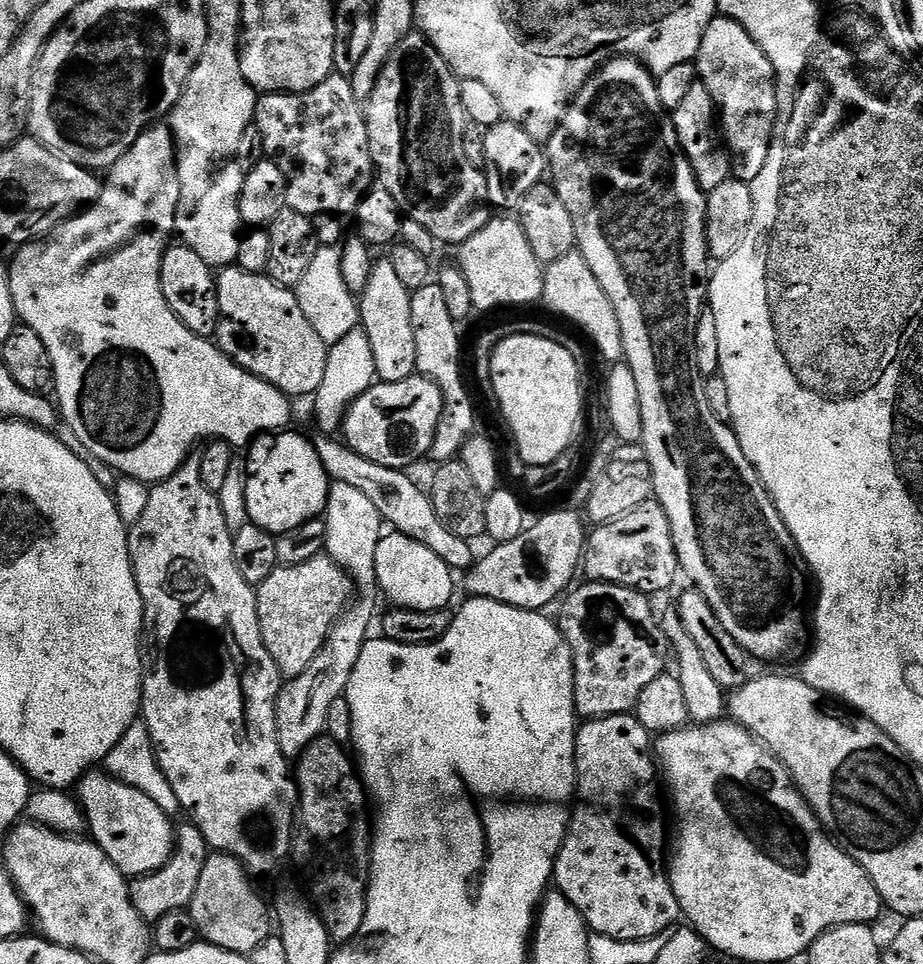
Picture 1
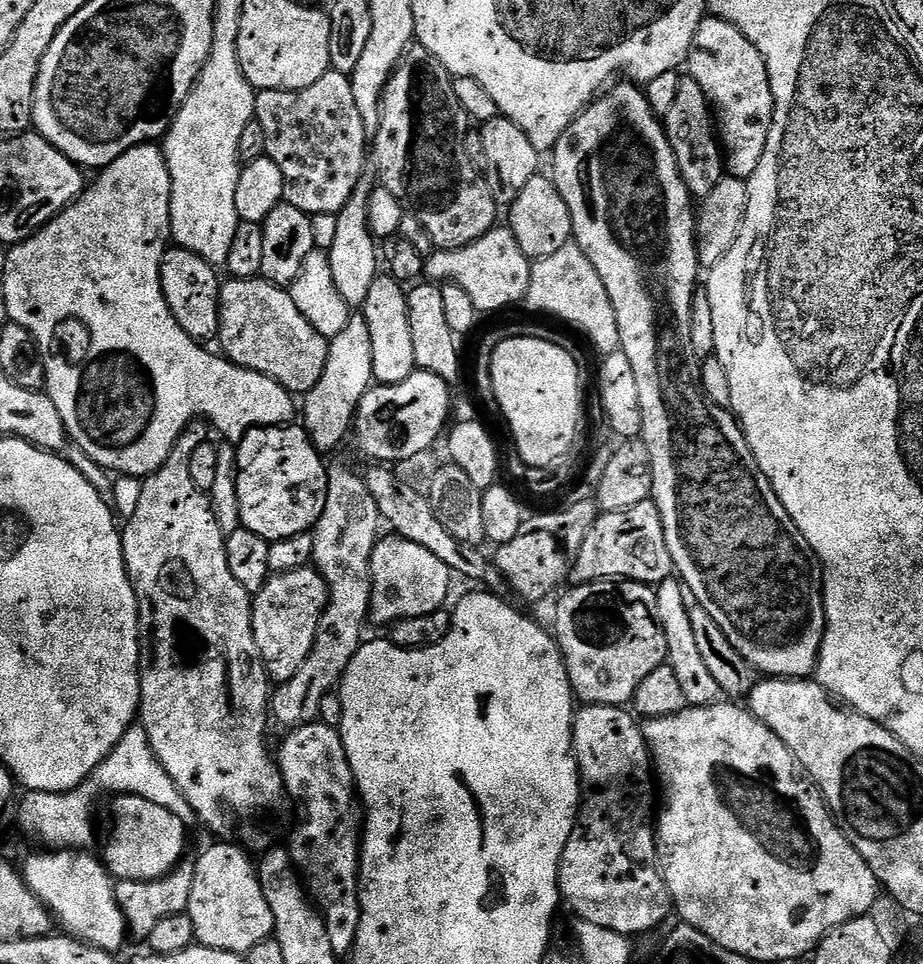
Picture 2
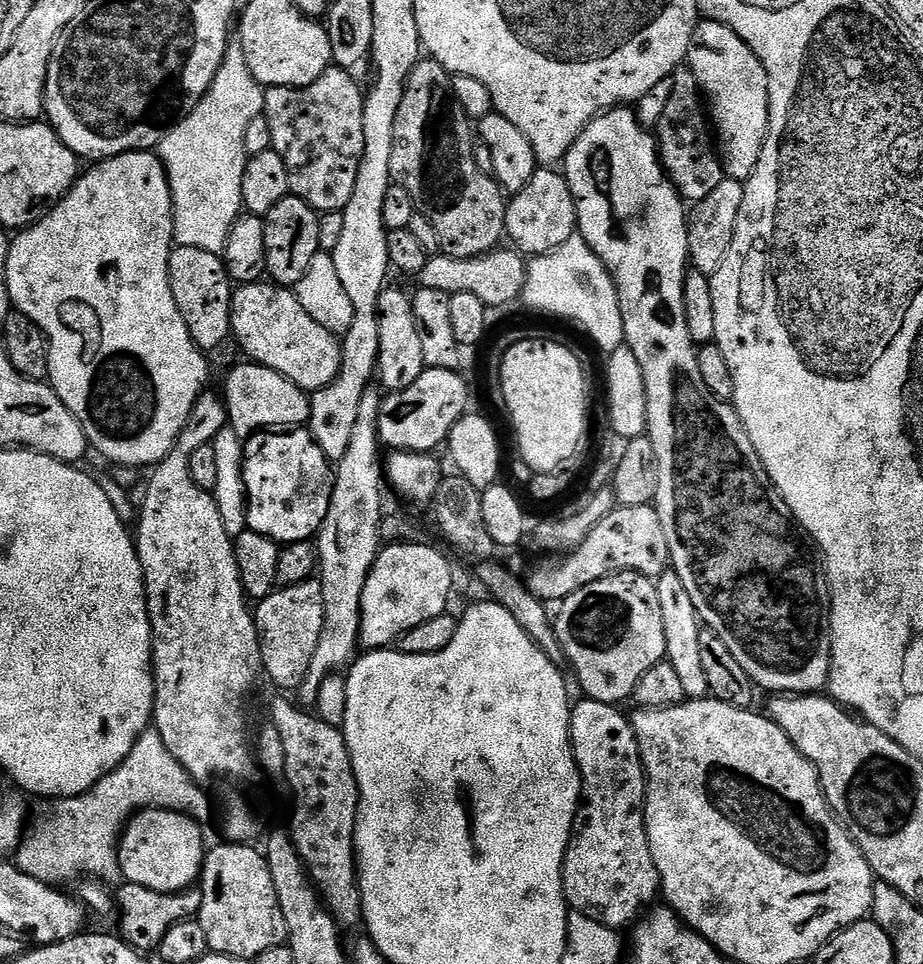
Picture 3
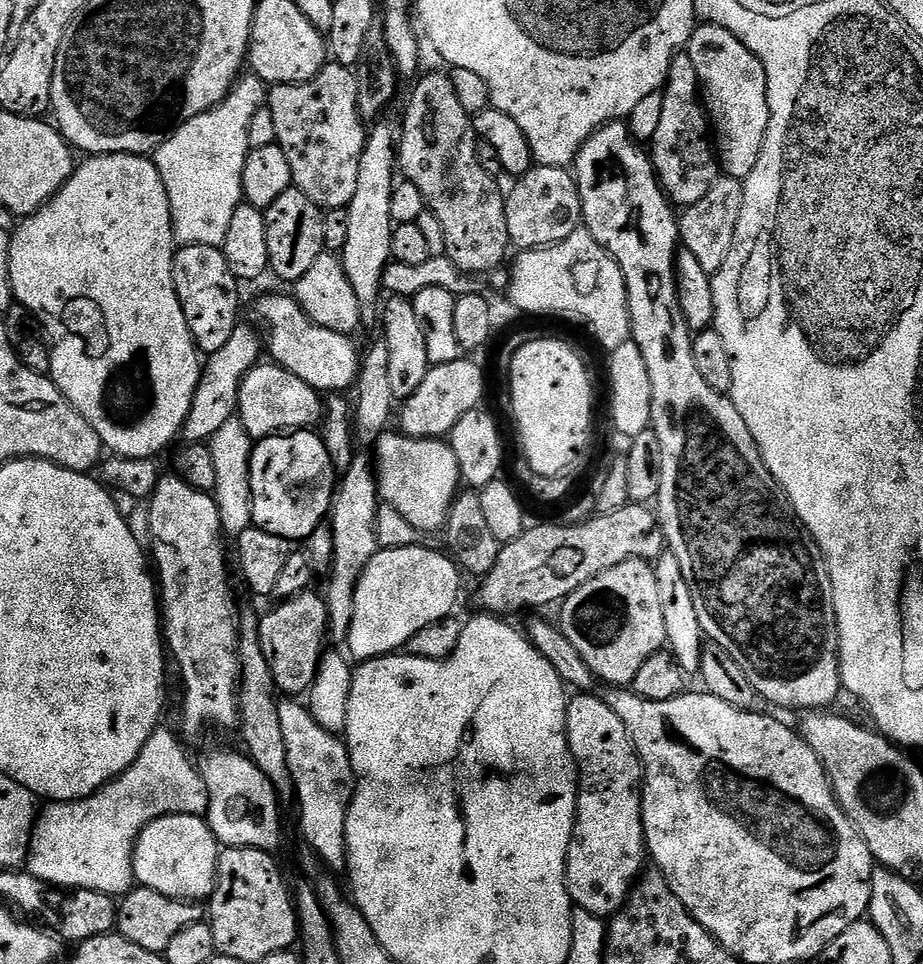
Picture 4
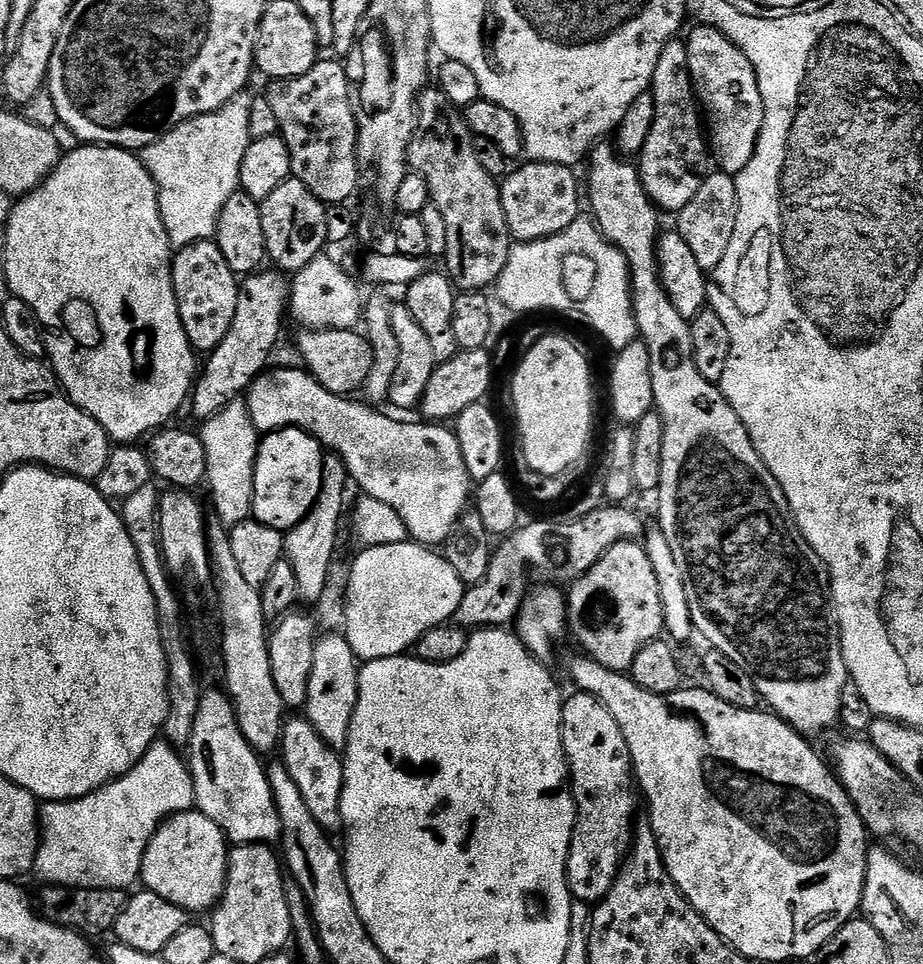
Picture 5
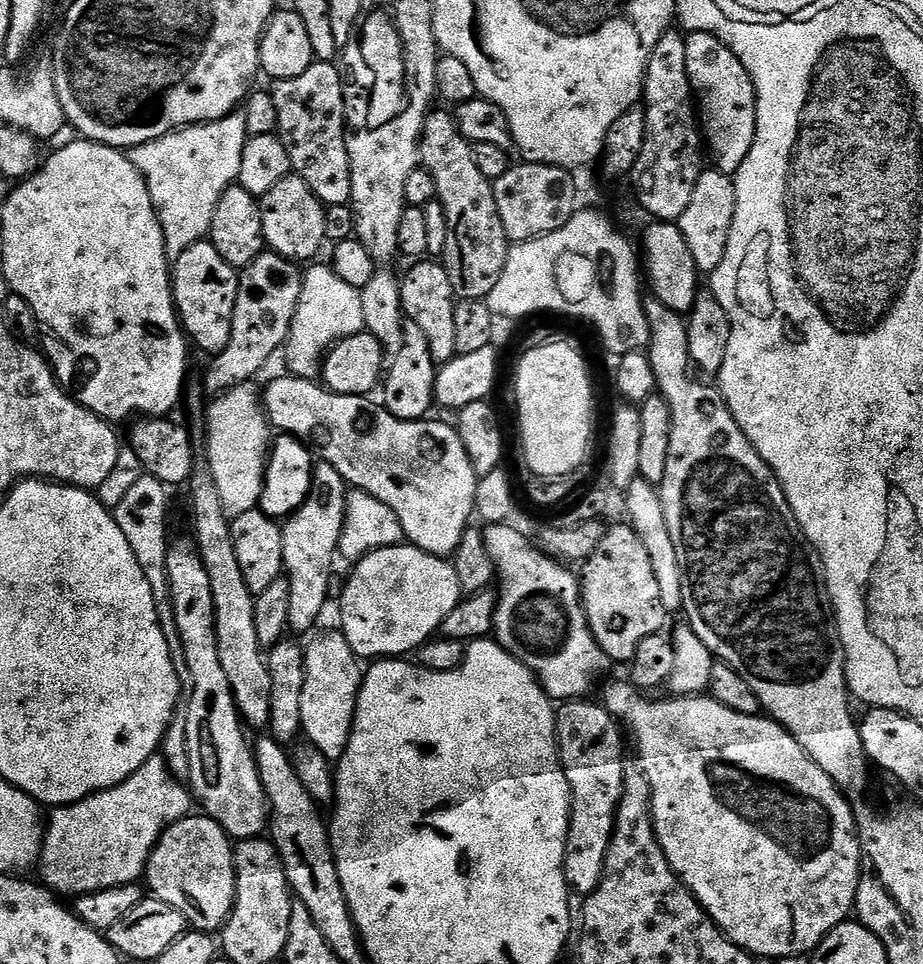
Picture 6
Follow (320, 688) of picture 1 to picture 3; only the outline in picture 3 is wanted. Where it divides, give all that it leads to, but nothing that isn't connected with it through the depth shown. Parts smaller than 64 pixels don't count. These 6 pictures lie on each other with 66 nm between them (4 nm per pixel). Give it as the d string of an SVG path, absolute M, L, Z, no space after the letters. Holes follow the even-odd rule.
M368 387L358 405L358 422L354 426L354 435L350 437L350 446L346 446L345 457L334 468L329 512L318 533L318 583L324 594L324 625L318 638L318 650L314 650L306 678L298 689L299 703L304 706L315 705L324 681L353 663L360 644L362 594L376 554L382 547L380 526L386 512L384 496L380 493L380 480L382 484L386 476L382 456L380 460L381 407L381 389Z

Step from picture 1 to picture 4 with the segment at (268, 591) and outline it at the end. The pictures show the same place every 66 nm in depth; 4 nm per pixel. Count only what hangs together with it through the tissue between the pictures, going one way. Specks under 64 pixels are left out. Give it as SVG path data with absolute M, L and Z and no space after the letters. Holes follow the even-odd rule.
M309 590L292 596L288 600L280 600L277 608L272 608L268 613L261 615L260 619L260 644L268 659L270 674L276 683L277 689L285 697L300 698L311 689L314 678L318 674L320 658L326 651L324 636L329 635L328 631L328 602L323 595L320 596L316 590Z

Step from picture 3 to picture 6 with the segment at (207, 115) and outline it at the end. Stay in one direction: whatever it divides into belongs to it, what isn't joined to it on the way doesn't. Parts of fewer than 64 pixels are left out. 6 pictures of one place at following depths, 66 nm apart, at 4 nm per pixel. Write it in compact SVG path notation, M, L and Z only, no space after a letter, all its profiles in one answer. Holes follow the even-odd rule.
M237 110L221 120L211 120L209 124L191 124L189 128L179 128L154 142L127 149L129 162L135 166L138 174L142 174L150 190L152 205L156 208L156 215L159 216L164 231L164 249L169 261L174 262L180 257L182 250L190 250L190 246L194 246L211 233L214 210L218 210L222 194L240 179L242 150L248 138L246 118L243 111Z

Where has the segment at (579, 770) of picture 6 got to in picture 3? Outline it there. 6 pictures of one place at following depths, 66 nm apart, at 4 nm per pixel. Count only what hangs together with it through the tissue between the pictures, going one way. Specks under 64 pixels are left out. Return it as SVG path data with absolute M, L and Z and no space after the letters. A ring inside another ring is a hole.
M587 698L575 701L572 710L572 753L576 765L580 767L584 791L582 815L564 856L564 897L571 911L586 914L586 918L594 918L594 922L602 922L602 926L624 930L645 911L644 906L658 896L661 887L660 875L654 866L648 841L648 777L644 774L644 763L631 719L620 711L615 704L603 704Z

